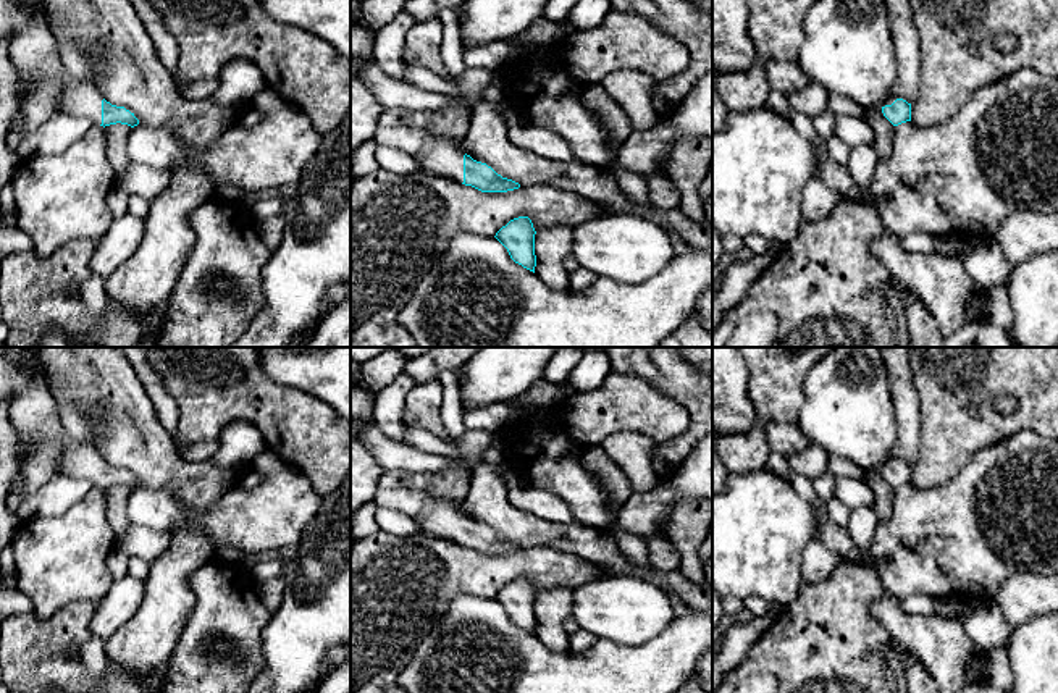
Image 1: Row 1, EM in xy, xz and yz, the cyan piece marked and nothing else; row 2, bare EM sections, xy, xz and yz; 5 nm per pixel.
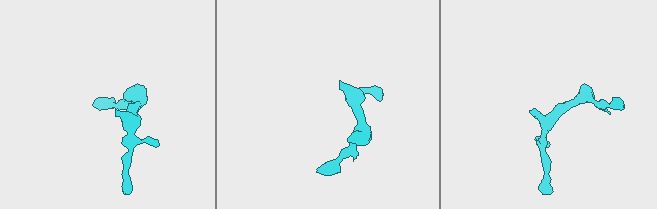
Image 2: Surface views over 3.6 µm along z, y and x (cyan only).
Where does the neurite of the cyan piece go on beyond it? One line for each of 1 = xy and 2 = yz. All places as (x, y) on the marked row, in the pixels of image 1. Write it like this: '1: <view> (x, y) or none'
1: xy (83, 99)
2: yz (842, 52)

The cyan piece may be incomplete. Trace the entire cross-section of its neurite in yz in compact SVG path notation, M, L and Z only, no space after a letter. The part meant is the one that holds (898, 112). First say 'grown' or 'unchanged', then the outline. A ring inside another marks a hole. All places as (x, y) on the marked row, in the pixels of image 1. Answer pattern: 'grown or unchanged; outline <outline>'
grown; outline M816 0L804 16L804 40L798 65L829 94L850 99L861 108L875 108L893 126L911 121L911 103L892 94L898 74L892 21L885 0L871 0L874 15L866 21L854 0Z

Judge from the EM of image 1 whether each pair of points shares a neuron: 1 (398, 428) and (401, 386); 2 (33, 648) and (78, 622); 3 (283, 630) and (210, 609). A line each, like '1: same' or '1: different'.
1: same
2: same
3: different

